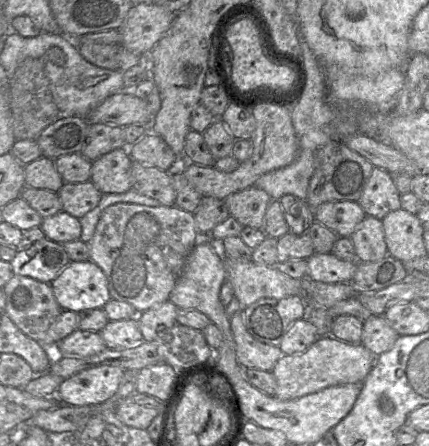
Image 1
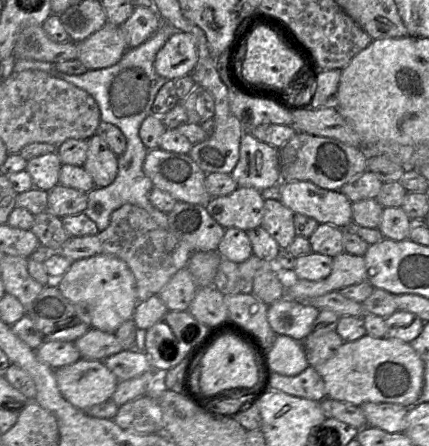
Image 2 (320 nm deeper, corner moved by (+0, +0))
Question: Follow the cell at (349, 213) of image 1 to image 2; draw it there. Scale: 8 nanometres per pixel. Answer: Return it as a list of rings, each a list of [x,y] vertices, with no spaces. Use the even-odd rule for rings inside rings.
[[[309,181],[280,182],[280,202],[295,214],[302,214],[313,218],[319,224],[330,224],[344,228],[353,221],[352,202],[339,190],[327,190]]]

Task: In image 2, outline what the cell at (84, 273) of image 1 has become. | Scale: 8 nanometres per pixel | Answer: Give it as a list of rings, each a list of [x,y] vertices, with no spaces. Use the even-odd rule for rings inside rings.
[[[112,255],[72,261],[64,275],[52,283],[72,304],[88,309],[91,328],[107,333],[115,333],[122,323],[132,319],[138,303],[133,273],[124,261]]]

